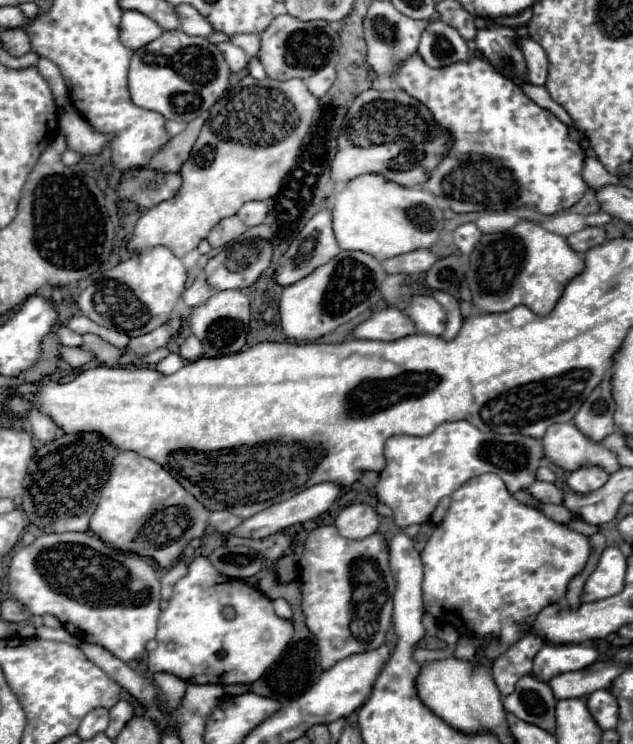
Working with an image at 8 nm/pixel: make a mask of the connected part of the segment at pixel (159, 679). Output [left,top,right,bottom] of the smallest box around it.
[153,673,187,707]

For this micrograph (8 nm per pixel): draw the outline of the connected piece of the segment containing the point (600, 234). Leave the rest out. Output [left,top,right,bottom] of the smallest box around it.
[567,227,605,253]

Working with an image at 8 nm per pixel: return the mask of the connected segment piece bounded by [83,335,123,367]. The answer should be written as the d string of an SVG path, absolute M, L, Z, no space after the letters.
M83 335L83 349L89 349L97 355L97 361L101 365L107 365L107 367L117 367L117 357L123 353L123 349L117 349L113 345L109 345L107 341L103 341L101 337L97 335Z

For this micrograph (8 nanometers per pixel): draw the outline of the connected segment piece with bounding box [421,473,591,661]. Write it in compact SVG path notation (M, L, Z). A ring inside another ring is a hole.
M487 473L487 475L481 475L481 477L475 477L471 481L467 481L463 487L459 487L453 495L451 495L451 507L447 511L447 517L435 527L433 535L429 537L423 553L421 553L421 559L423 559L423 569L425 569L425 577L423 577L423 603L425 603L425 611L431 613L441 625L453 625L461 635L469 635L475 643L475 647L481 647L483 645L483 637L491 637L491 643L487 645L485 649L485 655L487 659L497 659L501 653L505 653L507 645L513 643L517 637L521 637L525 631L527 631L527 619L537 615L545 605L549 605L551 601L561 601L565 597L565 591L567 591L567 585L569 581L585 567L587 563L587 557L589 557L589 541L585 535L581 533L575 533L571 529L567 529L565 525L561 523L555 523L551 521L549 517L545 517L541 511L537 511L535 507L527 507L523 503L519 503L505 487L505 483L501 481L501 477L493 475L493 473Z

